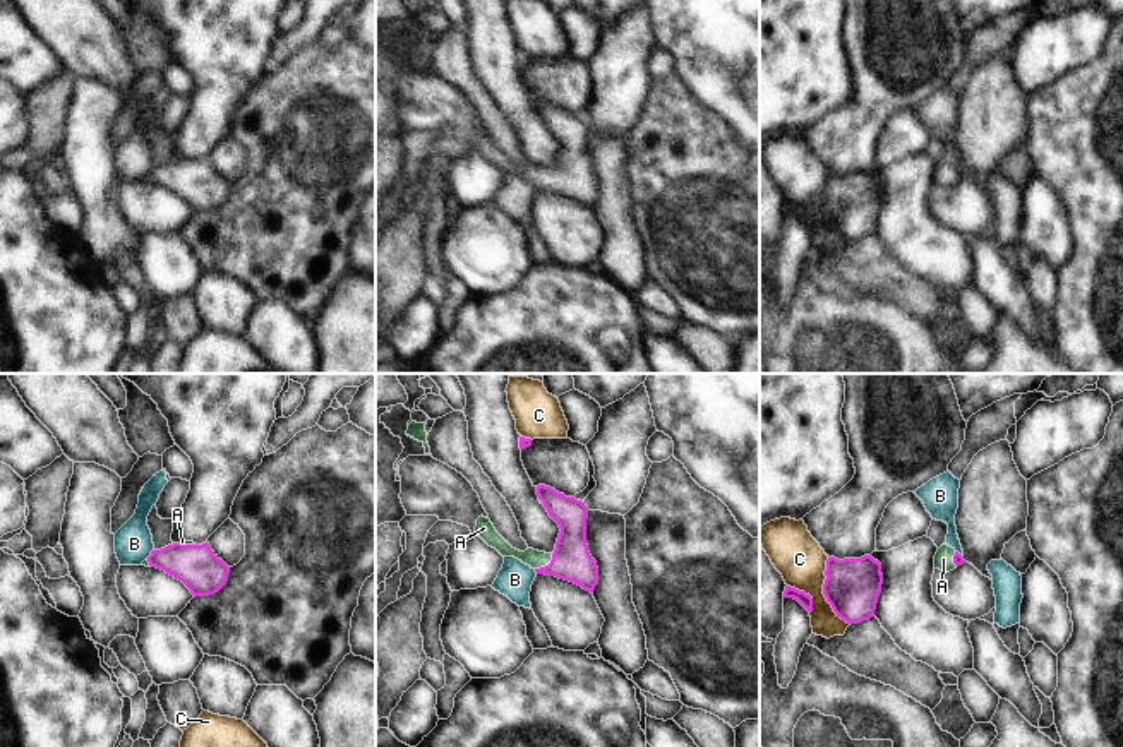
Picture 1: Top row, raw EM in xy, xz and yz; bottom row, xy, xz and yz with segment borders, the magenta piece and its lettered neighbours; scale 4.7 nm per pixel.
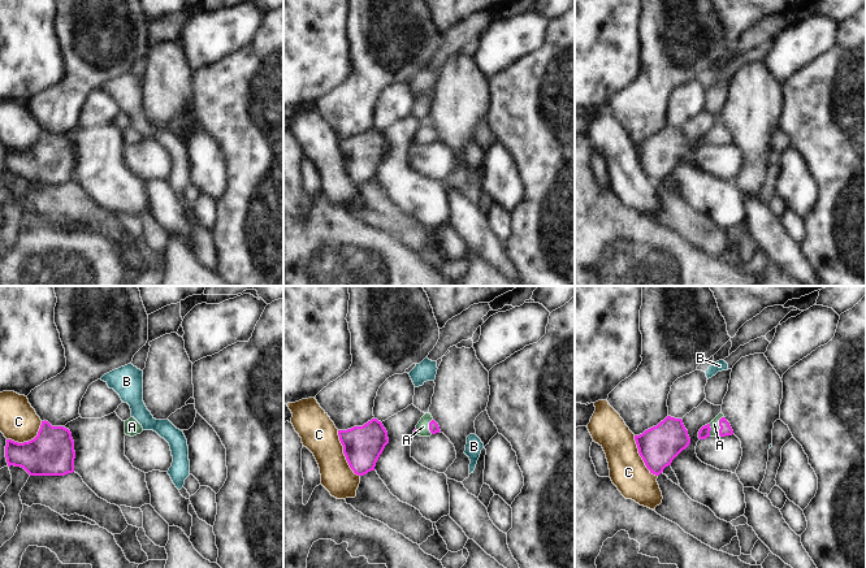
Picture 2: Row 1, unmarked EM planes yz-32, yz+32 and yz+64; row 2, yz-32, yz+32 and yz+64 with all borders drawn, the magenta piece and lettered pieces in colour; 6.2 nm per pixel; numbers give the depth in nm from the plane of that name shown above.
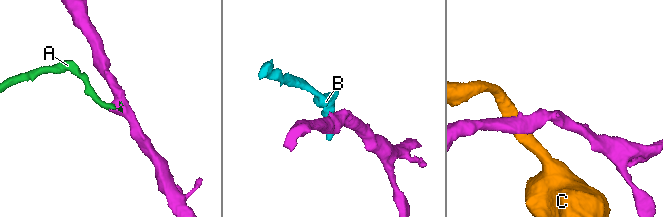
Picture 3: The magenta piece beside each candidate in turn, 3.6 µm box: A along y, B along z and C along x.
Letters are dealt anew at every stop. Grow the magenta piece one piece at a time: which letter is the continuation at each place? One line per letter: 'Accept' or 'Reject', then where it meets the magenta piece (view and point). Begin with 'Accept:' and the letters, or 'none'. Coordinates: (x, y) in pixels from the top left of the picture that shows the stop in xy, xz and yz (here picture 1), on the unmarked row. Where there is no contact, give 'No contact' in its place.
Accept: A
A: Accept. Touches magenta at xz (546, 182)
B: Reject. Touches magenta at xy (151, 170)
C: Reject. Touches magenta at yz (823, 208).

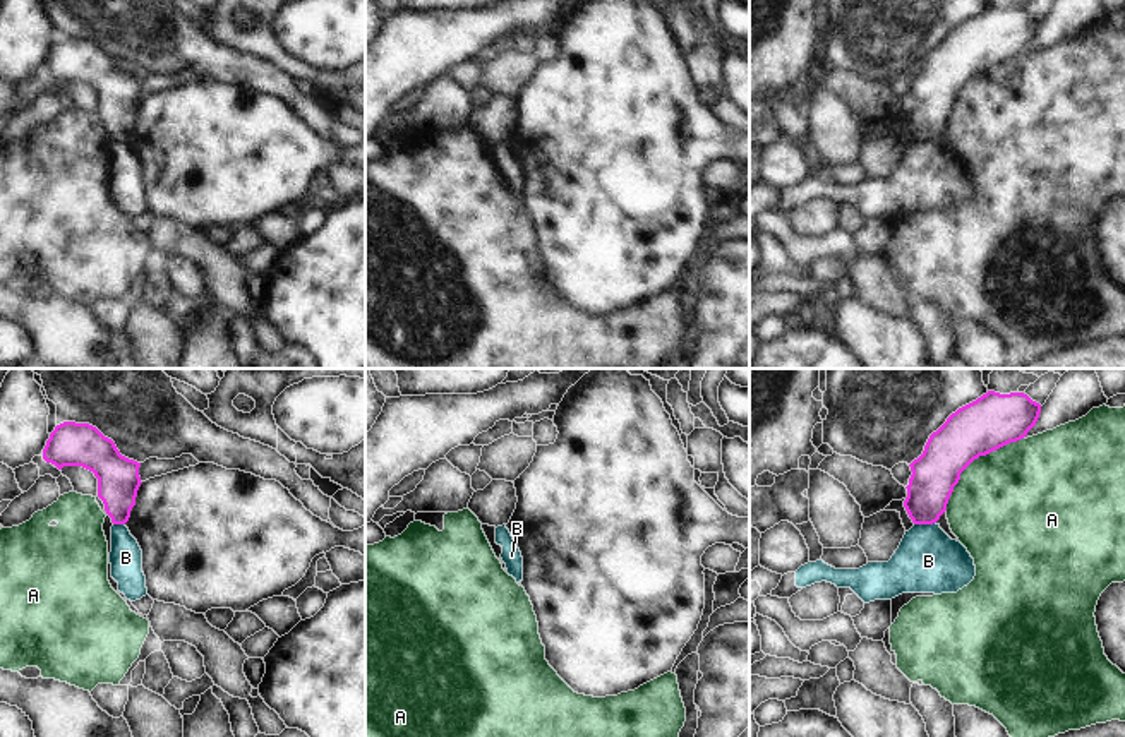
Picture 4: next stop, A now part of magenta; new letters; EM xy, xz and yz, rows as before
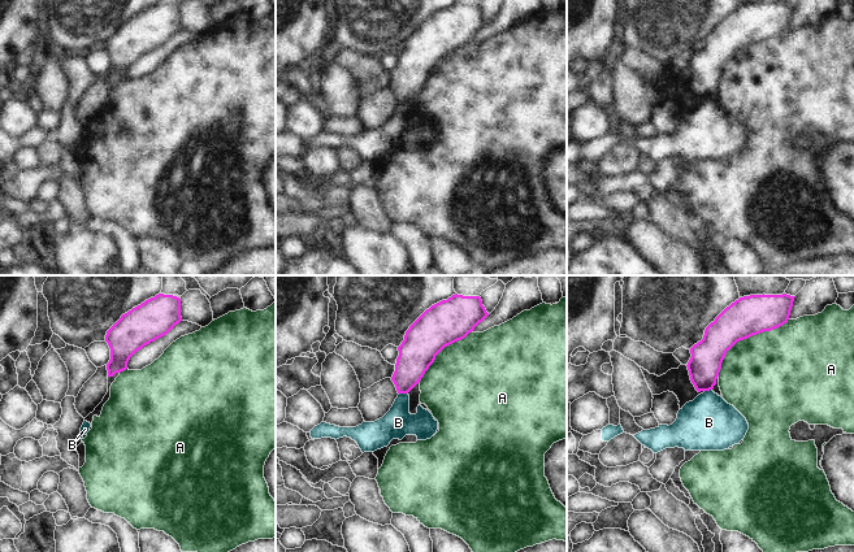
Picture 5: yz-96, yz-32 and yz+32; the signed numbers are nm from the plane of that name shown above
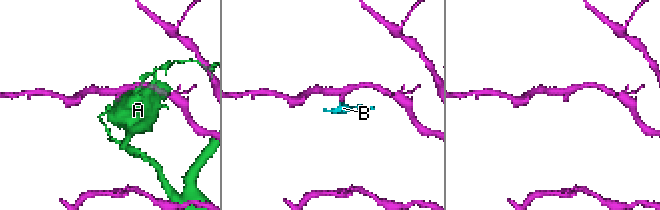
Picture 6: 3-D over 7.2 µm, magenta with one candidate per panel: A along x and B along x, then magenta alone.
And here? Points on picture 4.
Accept: none
A: Reject. Touches magenta at yz (973, 76)
B: Reject. Touches magenta at yz (925, 139).

